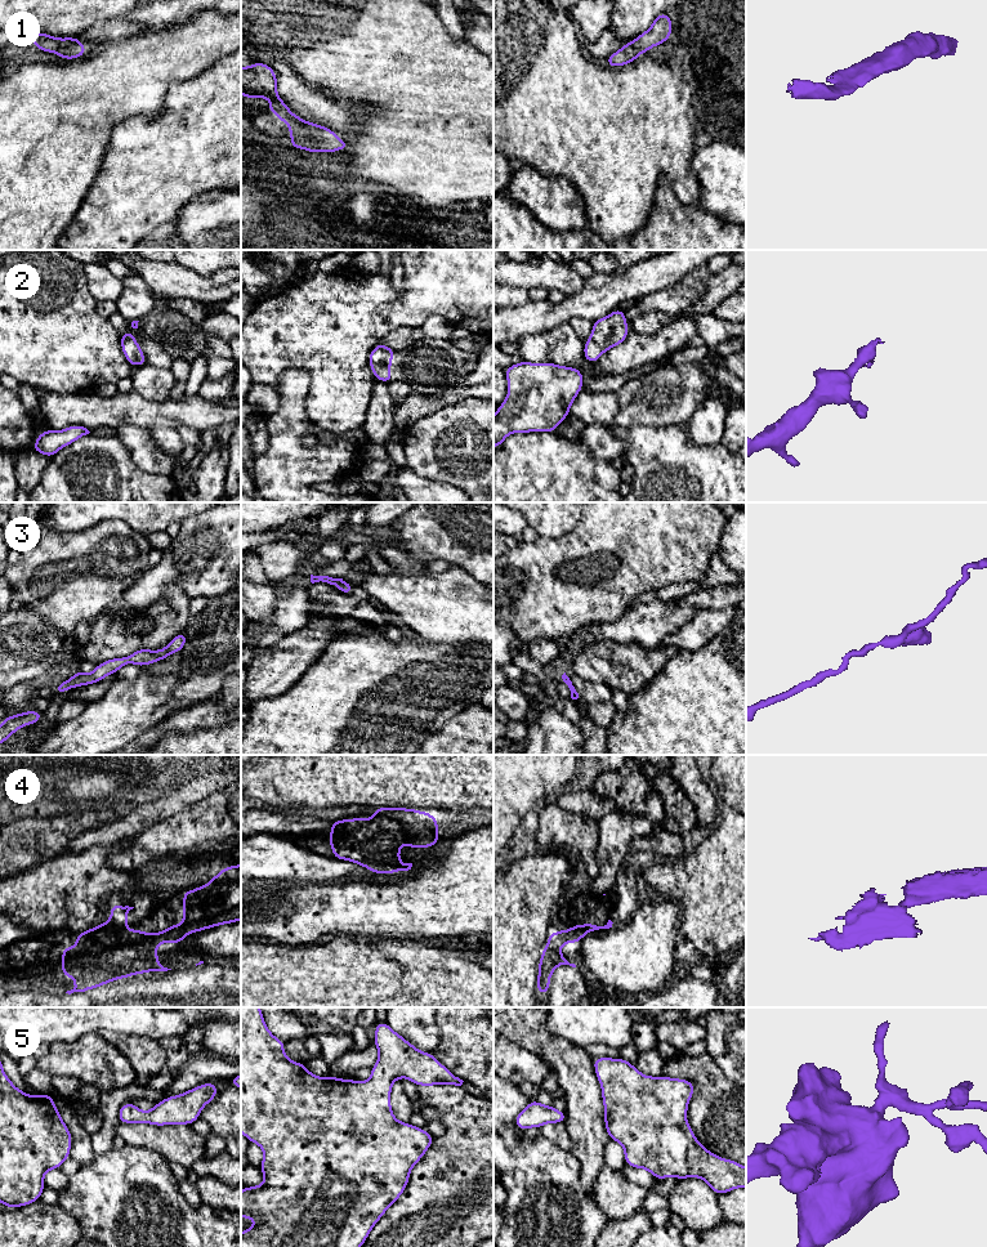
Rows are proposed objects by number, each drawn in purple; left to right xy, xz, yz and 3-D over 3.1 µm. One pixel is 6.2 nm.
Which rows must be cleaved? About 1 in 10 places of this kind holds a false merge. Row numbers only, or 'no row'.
no row

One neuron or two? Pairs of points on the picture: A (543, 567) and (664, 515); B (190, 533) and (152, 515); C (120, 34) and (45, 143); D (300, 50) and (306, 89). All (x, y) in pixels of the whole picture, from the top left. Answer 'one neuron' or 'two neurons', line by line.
A: one neuron
B: two neurons
C: two neurons
D: two neurons

